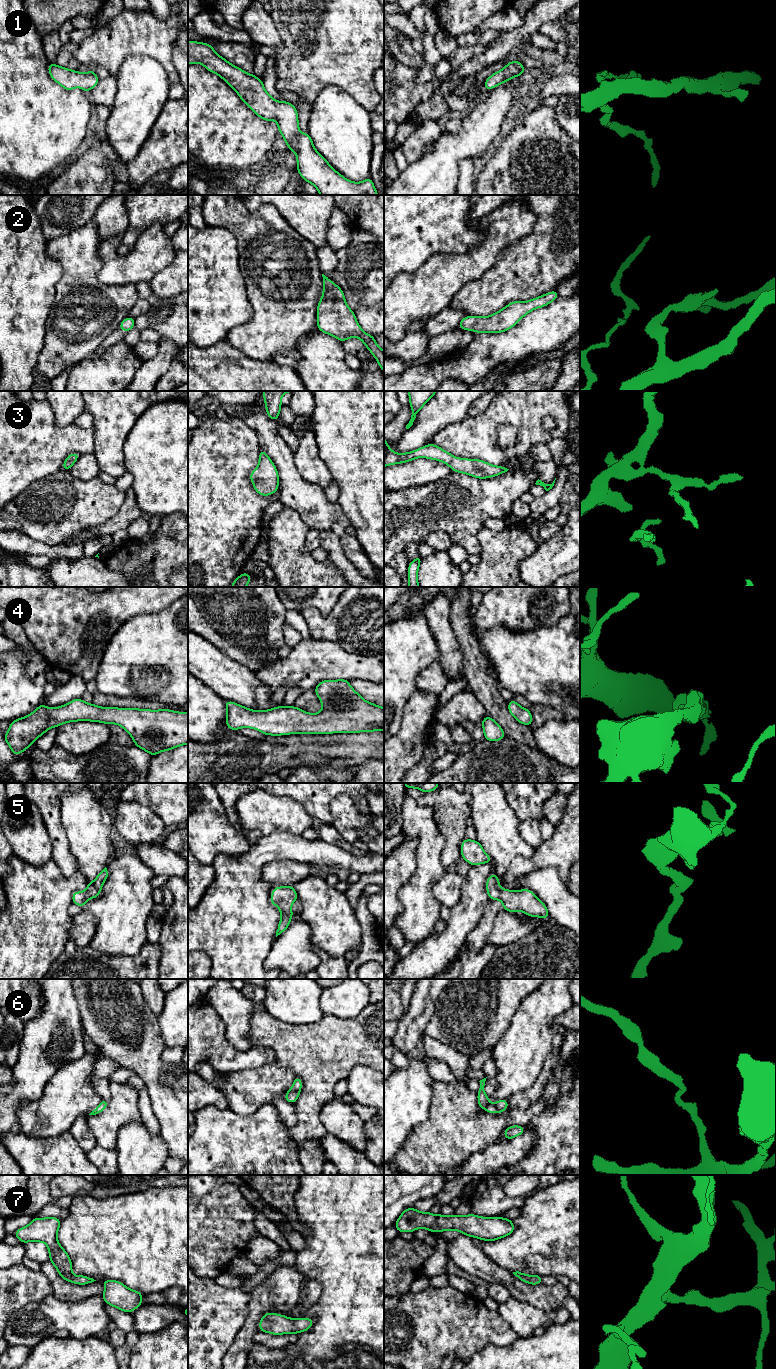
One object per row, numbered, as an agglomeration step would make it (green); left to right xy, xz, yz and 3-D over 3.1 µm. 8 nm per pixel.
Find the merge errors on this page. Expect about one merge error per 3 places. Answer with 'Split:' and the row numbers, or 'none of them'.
Split: none of them

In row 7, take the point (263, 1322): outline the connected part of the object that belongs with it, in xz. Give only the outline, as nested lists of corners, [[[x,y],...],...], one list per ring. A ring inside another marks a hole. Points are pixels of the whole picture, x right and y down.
[[[267,1312],[259,1322],[259,1330],[273,1335],[297,1334],[309,1330],[313,1323],[312,1318],[292,1319],[281,1314]]]

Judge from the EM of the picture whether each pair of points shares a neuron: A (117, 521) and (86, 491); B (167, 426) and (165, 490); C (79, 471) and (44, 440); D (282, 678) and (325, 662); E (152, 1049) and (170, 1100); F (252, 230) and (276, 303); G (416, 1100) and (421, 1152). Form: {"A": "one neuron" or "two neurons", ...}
{"A": "two neurons", "B": "one neuron", "C": "two neurons", "D": "one neuron", "E": "one neuron", "F": "one neuron", "G": "two neurons"}

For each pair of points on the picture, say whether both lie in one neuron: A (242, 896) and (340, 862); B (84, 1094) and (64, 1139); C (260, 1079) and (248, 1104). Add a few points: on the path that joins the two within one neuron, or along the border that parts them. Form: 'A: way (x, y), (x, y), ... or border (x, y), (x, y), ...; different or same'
A: way (253, 867), (269, 851), (311, 851); same
B: border (68, 1131), (44, 1138); different
C: way (256, 1085), (248, 1093), (248, 1098); same

